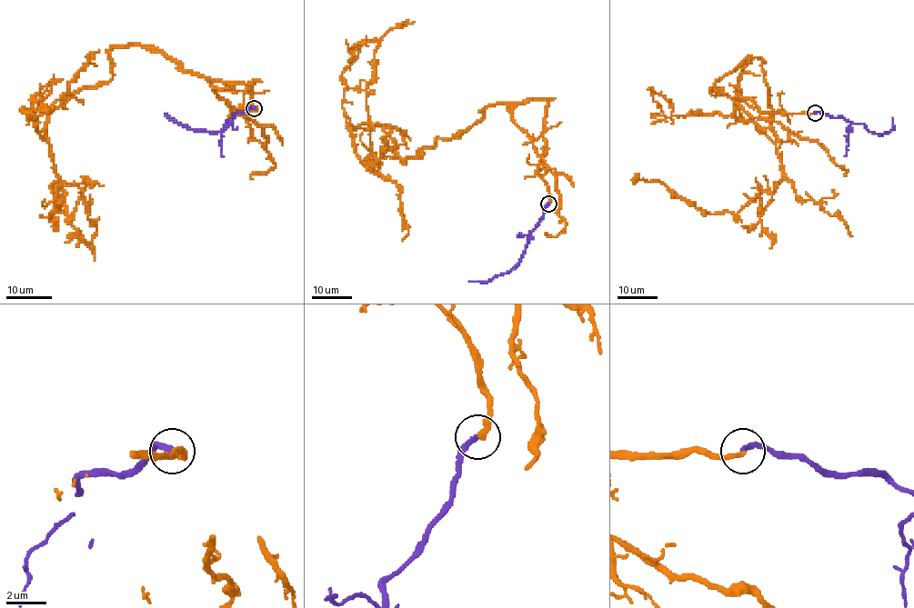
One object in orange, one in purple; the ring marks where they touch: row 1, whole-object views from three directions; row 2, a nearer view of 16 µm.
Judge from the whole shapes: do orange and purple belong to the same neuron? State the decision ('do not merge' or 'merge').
do not merge

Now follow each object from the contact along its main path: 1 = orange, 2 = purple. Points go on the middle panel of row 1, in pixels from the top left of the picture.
1: (548, 203), (540, 98), (488, 105), (418, 158), (365, 164), (378, 164), (374, 54), (414, 22)
2: (548, 203), (544, 216), (531, 231), (517, 264), (485, 282), (468, 281)

